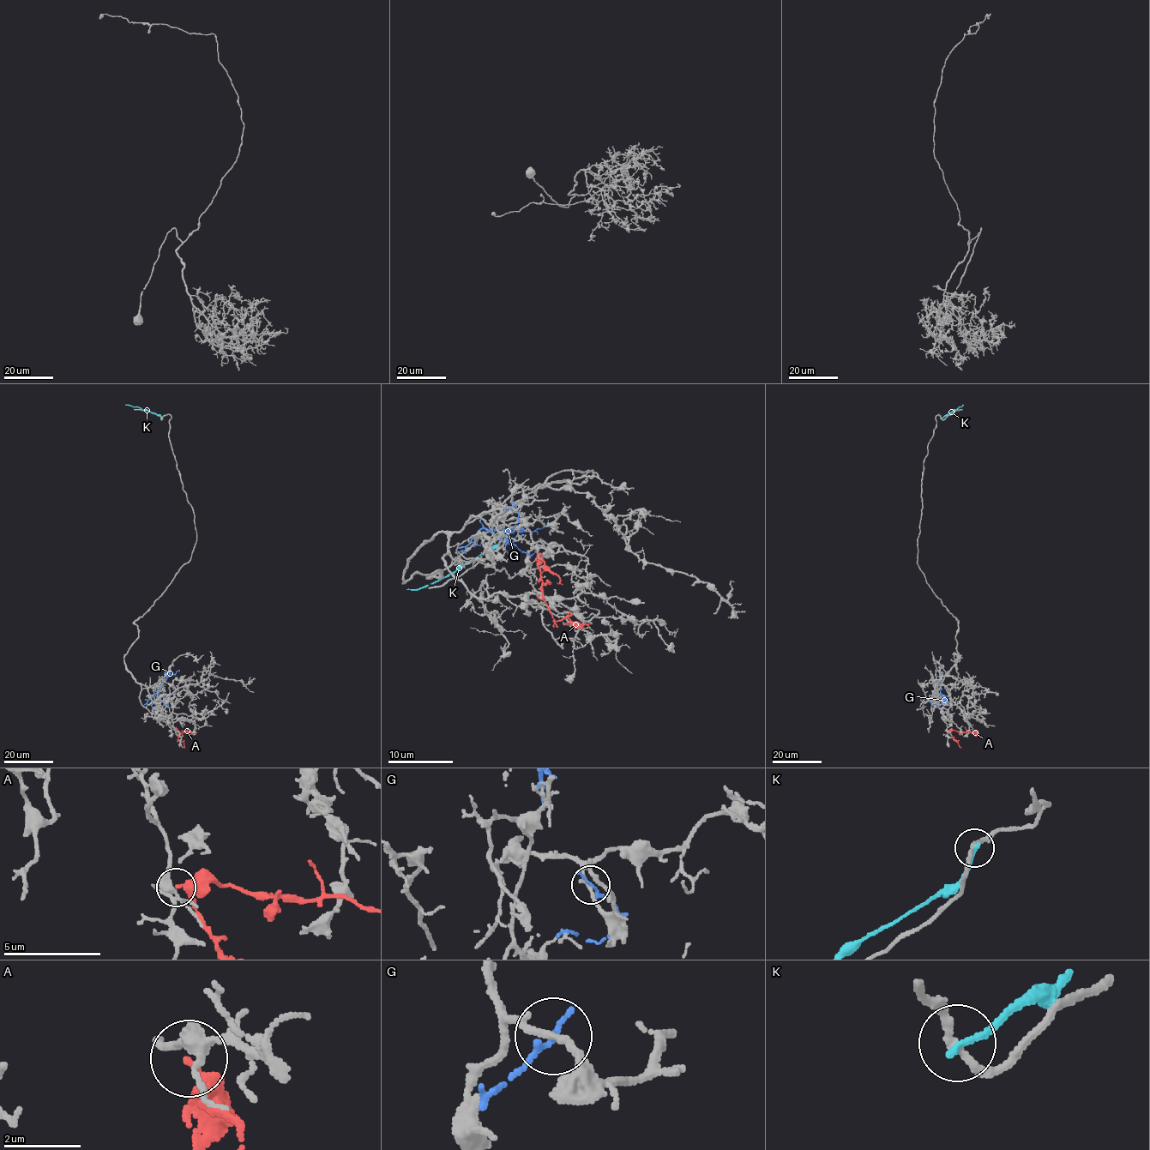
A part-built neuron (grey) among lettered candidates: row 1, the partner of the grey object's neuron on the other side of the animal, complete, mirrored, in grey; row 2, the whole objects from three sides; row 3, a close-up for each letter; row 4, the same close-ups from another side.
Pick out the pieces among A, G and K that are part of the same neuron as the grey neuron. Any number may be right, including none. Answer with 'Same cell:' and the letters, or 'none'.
Same cell: none

